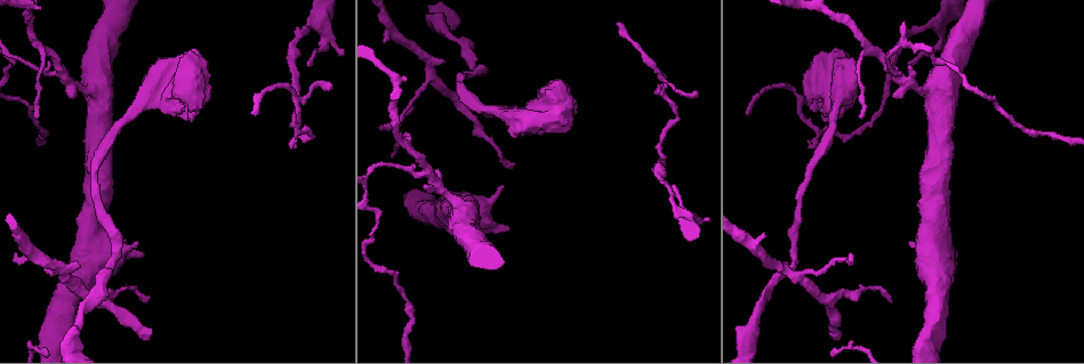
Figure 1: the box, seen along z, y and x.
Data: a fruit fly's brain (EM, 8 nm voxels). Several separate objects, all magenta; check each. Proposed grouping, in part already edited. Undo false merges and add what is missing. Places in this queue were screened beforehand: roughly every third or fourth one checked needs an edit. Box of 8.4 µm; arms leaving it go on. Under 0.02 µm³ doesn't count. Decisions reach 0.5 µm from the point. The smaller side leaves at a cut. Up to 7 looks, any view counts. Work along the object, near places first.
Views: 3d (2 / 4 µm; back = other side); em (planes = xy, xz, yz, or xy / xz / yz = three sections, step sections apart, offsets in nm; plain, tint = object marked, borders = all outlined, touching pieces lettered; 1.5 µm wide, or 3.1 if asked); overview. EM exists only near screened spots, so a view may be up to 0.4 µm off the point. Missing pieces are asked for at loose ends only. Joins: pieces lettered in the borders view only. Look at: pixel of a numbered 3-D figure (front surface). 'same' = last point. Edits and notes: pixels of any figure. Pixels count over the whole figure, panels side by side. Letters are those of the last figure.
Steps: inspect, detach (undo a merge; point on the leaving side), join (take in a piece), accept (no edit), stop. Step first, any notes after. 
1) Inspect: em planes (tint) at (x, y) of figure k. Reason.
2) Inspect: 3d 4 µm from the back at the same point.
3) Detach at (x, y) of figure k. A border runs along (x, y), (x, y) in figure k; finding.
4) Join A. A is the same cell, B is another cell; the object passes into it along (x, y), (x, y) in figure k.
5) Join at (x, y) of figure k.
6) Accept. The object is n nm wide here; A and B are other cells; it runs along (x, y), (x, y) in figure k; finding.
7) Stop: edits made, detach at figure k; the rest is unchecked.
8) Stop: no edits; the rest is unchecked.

Inspect: em yz step 8 (borders) at (299, 37) of figure 1.

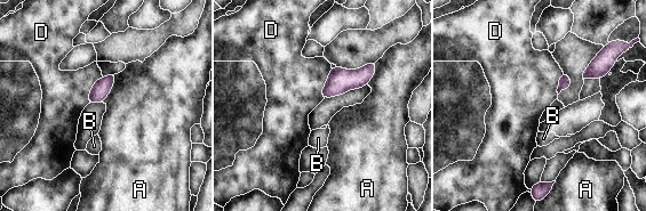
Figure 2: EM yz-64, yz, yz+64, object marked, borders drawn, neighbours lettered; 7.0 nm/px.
Inspect: em planes (borders) at the same point.

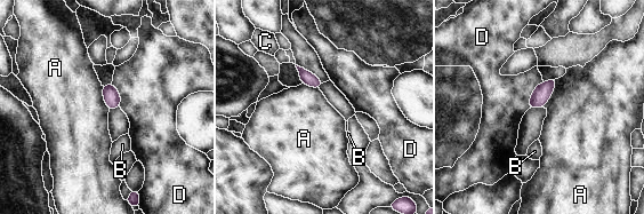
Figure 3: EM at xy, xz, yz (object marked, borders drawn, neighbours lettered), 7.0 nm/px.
Accept. A, B, C and D are other cells; a border runs along (557, 79), (552, 95), (541, 106) in figure 3; continuous, no second neuron.

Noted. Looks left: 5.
Inspect: 3d 2 µm at (63, 75) of figure 1. Two arms in line, one across.

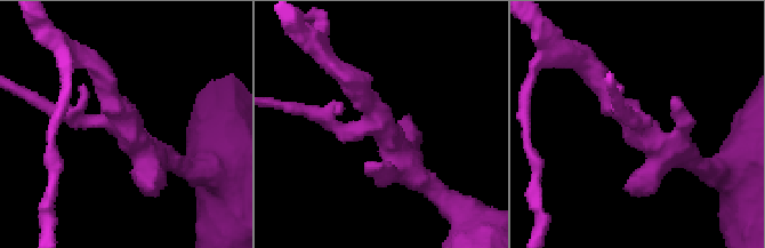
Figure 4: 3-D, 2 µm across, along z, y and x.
Inspect: em 3.1 µm xz step 16 (tint) at (125, 123) of figure 4. 3 arms meet here.

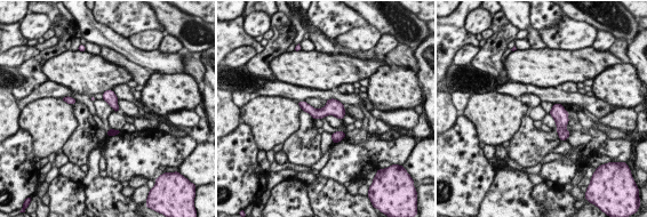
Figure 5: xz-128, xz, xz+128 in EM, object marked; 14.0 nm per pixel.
Inspect: em 3.1 µm planes (borders) at the same point. Cut it another way.

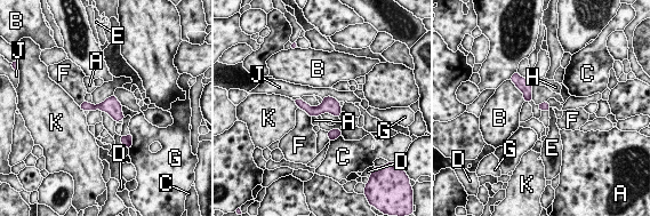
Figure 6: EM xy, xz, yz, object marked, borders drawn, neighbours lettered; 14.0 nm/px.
Accept. A, B, C, D, E, F, G, H, J and K are other cells; all the same neuron.

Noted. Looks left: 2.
Inspect: em planes (borders) at (837, 339) of figure 1. Free end.

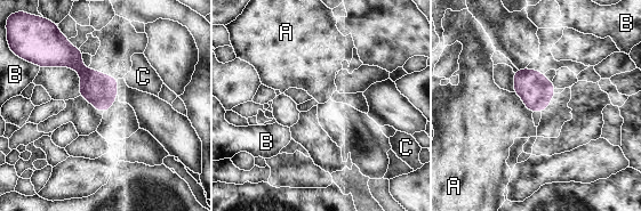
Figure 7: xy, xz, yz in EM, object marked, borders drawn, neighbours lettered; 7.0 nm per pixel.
Accept. A, B and C are other cells; a border runs along (514, 91), (533, 112) in figure 7; none of them fits.

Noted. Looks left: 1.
Stop: no edits; the rest is unchecked.

